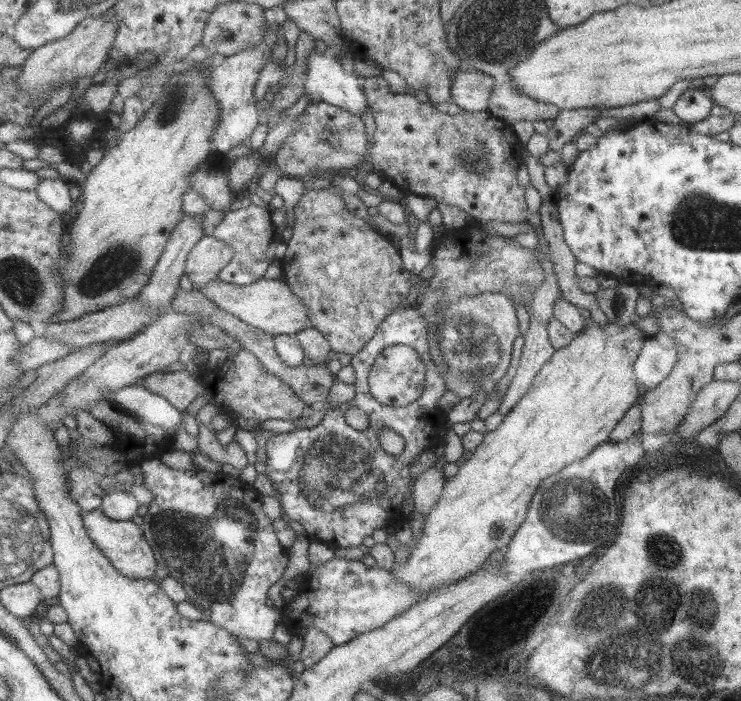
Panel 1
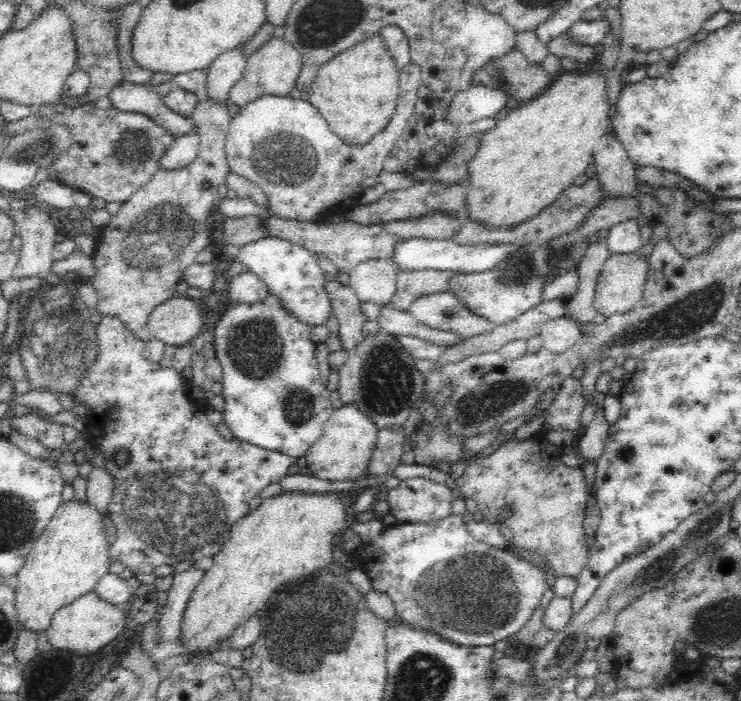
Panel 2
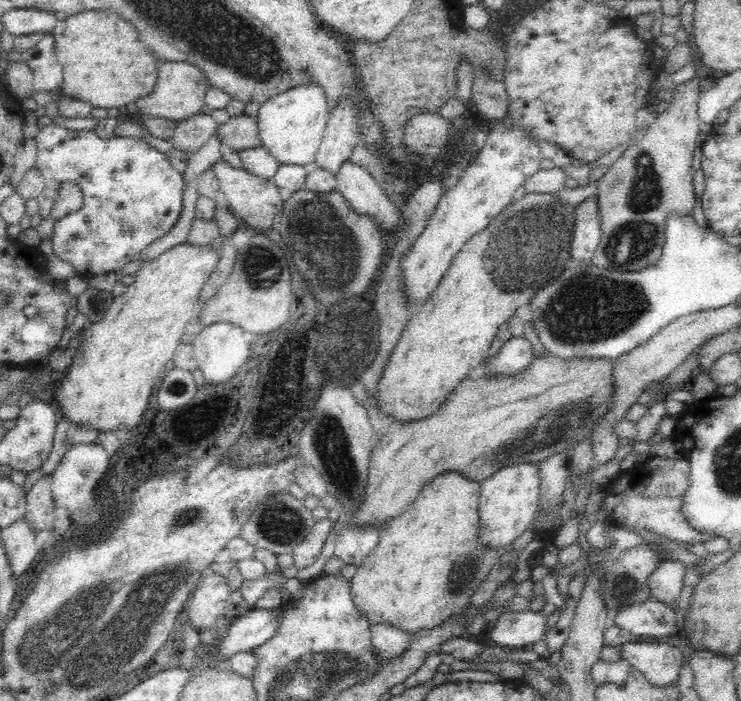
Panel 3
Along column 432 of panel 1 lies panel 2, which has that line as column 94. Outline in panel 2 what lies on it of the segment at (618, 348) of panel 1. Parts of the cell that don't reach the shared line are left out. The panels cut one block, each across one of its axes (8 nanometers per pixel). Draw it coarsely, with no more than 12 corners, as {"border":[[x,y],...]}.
{"border":[[59,505],[17,572],[21,626],[46,630],[111,562],[106,516]]}

